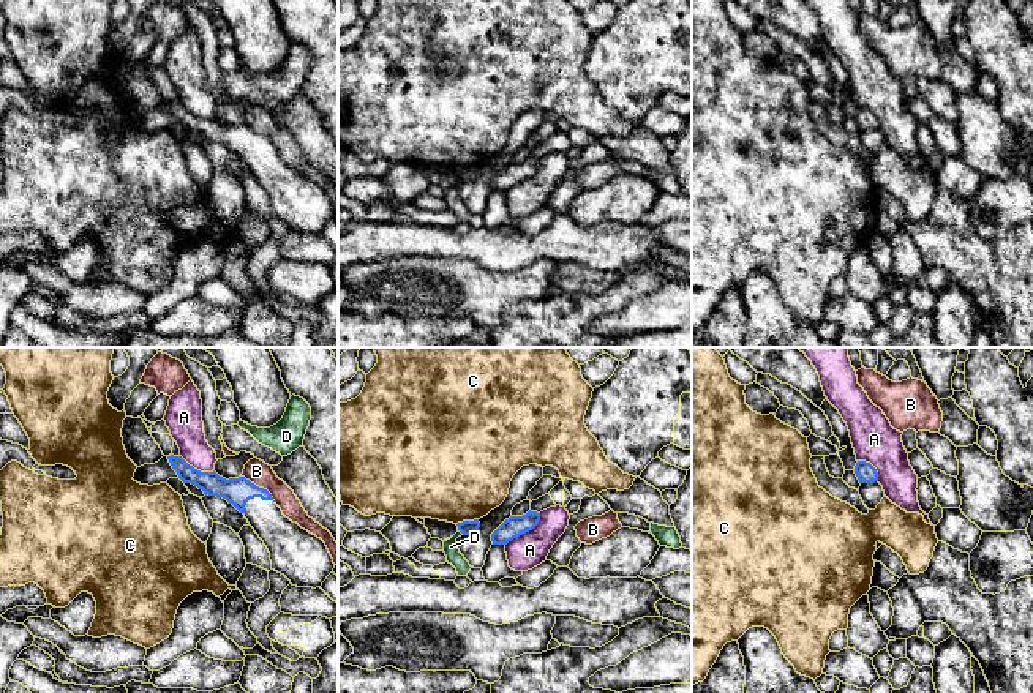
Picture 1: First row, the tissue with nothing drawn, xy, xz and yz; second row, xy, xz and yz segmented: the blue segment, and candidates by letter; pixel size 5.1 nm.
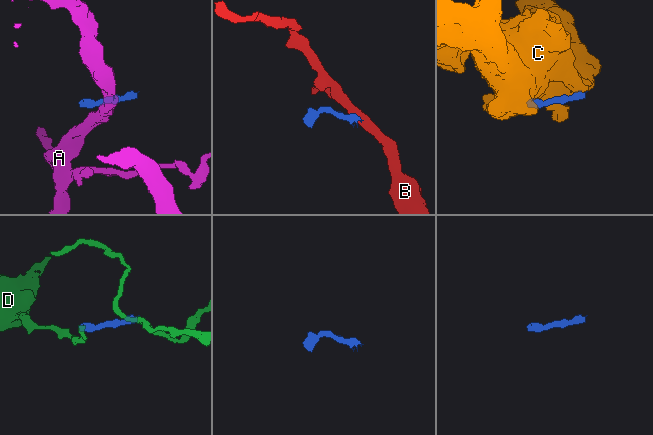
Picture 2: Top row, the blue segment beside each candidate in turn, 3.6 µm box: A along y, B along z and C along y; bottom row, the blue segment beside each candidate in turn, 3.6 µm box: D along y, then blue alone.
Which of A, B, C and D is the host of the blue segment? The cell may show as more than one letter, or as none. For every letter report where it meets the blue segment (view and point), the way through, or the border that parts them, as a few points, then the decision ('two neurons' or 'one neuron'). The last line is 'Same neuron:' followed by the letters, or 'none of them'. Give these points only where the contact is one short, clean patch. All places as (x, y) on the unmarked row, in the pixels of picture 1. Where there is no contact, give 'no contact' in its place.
A: contact xz (526, 177); border xz (540, 160), (540, 166), (531, 176), (514, 183), (506, 191); two neurons
B: contact xy (258, 133); border xy (242, 122), (262, 133), (275, 147); two neurons
C: contact xz (466, 168); two neurons
D: contact xz (462, 179); border xz (458, 176), (463, 180); two neurons
Same neuron: none of them

